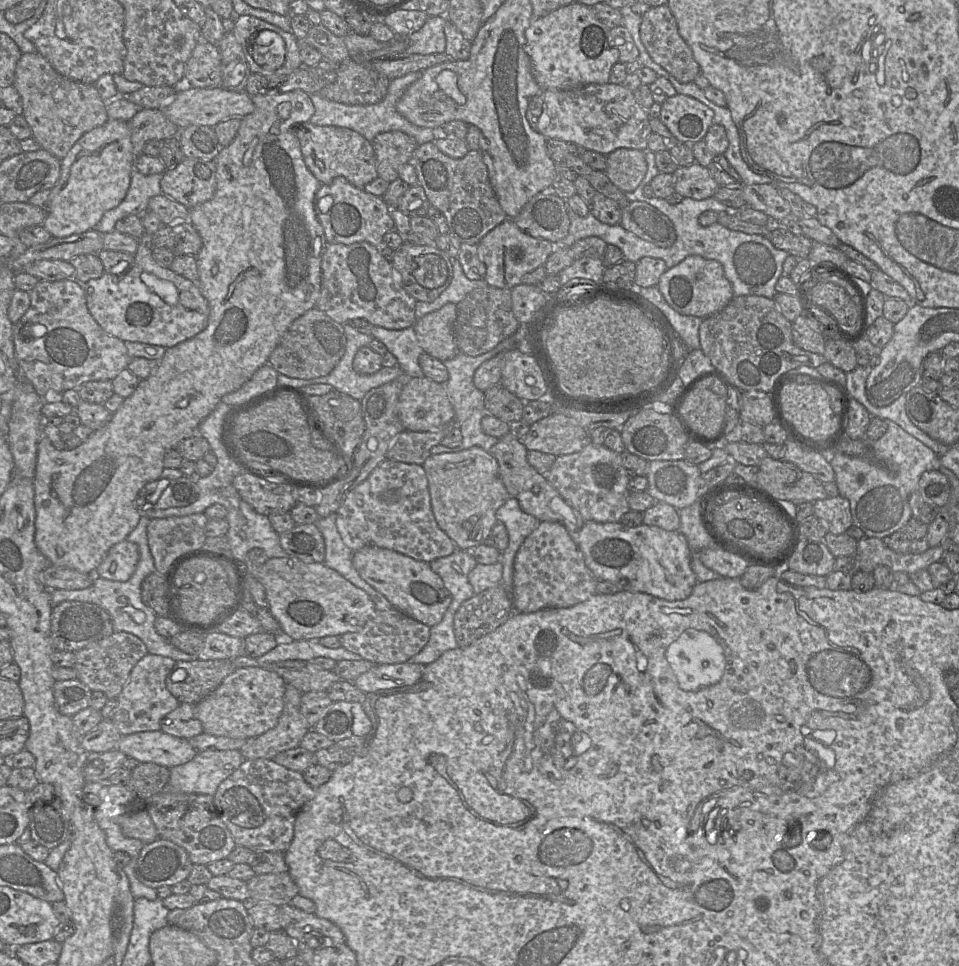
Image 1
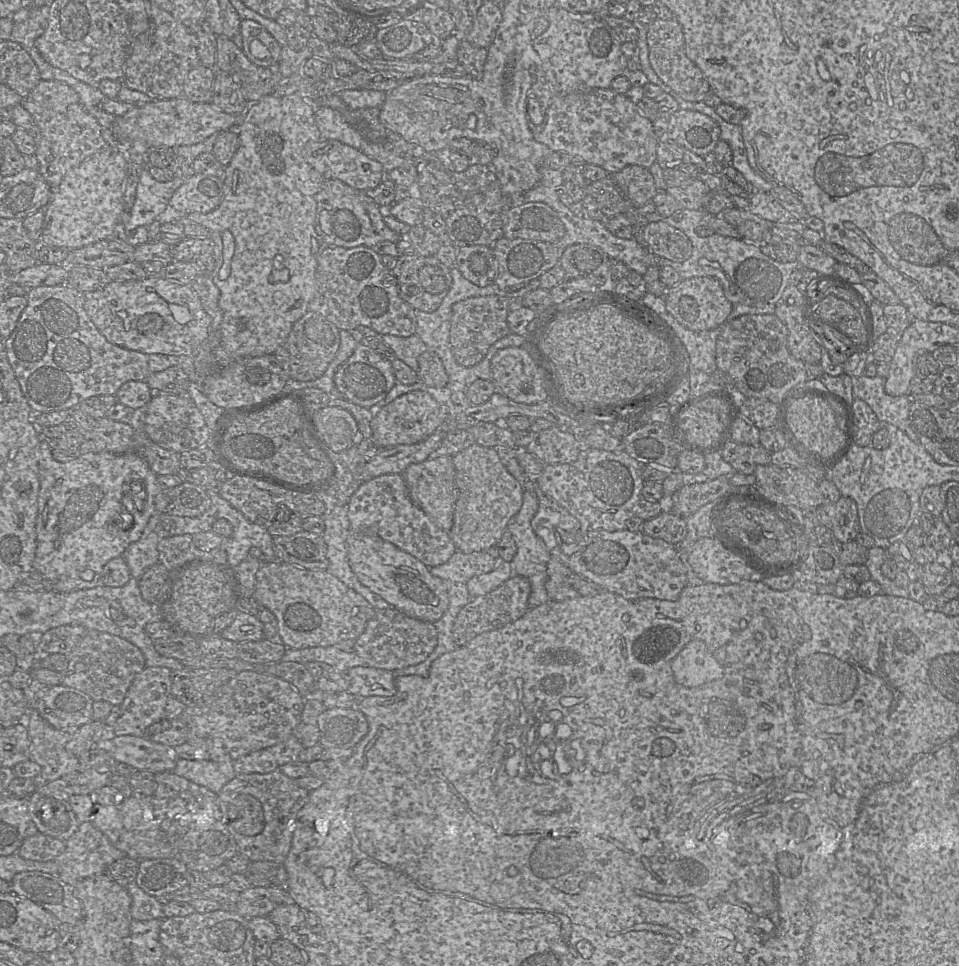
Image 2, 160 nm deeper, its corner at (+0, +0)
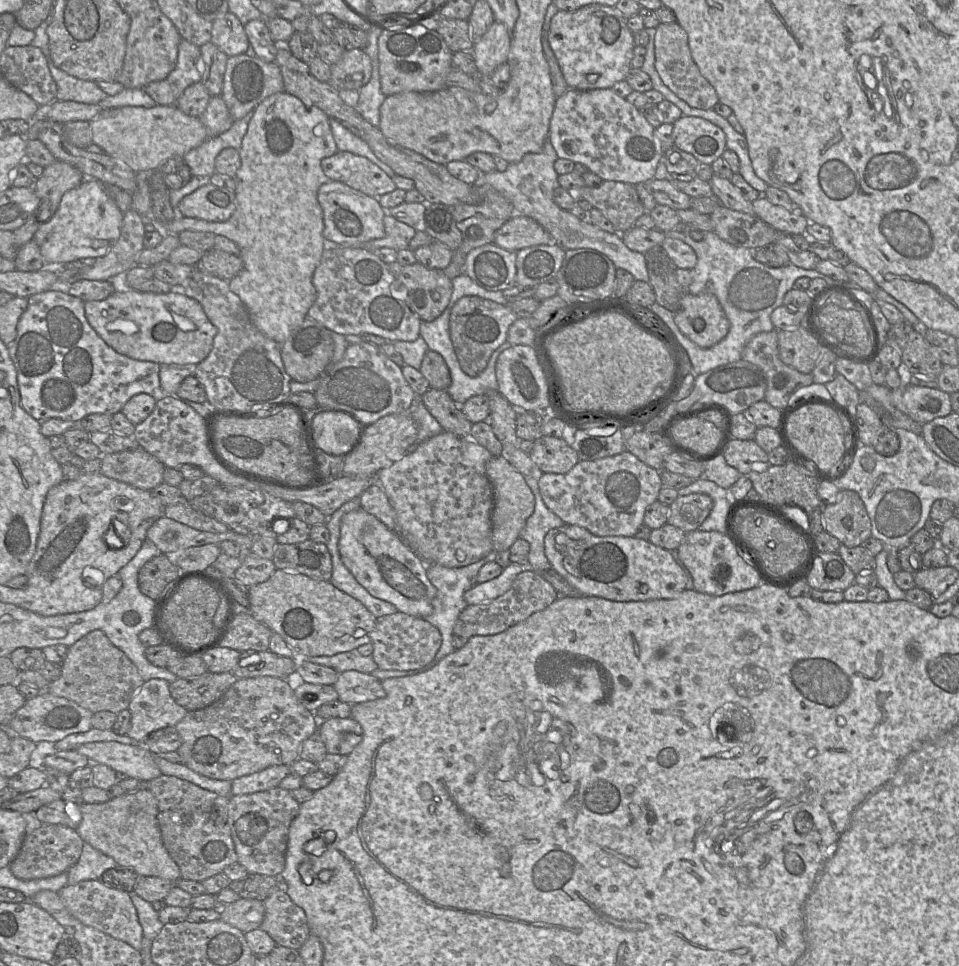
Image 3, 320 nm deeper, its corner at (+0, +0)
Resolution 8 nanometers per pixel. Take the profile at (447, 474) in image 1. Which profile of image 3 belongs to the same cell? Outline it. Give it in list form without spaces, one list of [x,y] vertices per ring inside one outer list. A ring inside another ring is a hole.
[[[493,456],[486,465],[486,475],[493,488],[492,550],[507,550],[519,538],[526,520],[535,508],[535,497],[525,476],[515,469],[503,456]]]

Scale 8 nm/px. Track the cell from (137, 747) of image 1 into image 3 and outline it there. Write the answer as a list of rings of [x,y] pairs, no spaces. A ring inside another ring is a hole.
[[[115,741],[91,742],[82,744],[75,750],[86,756],[90,760],[90,763],[107,765],[115,772],[121,772],[130,778],[150,782],[161,775],[161,771],[156,764],[156,755],[151,753],[151,751],[142,744],[130,745]]]

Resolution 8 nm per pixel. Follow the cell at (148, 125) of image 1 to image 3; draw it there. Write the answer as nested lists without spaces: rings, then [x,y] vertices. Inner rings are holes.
[[[133,209],[123,213],[121,233],[115,245],[93,265],[79,269],[61,269],[58,280],[73,284],[79,280],[109,280],[135,266],[136,257],[144,249],[145,226]]]

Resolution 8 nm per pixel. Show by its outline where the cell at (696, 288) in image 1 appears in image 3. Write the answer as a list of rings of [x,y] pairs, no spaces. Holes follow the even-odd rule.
[[[686,291],[679,310],[674,313],[674,321],[701,348],[714,346],[730,329],[730,322],[713,294],[692,295]]]

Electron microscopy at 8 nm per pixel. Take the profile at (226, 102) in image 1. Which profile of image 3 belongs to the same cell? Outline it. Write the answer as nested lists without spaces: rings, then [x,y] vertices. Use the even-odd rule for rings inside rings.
[[[156,104],[152,108],[126,106],[103,110],[90,121],[90,127],[92,143],[105,154],[124,162],[135,173],[156,171],[165,159],[183,156],[208,139],[200,118],[186,115],[176,105]]]

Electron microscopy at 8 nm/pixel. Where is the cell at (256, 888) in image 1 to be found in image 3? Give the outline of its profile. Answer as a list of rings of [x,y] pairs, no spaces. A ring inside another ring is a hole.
[[[239,898],[222,905],[221,918],[224,922],[238,928],[243,933],[260,928],[265,916],[264,901],[253,898]]]

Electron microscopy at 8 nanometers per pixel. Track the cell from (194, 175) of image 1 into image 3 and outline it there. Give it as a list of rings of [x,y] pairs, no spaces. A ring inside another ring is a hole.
[[[209,183],[186,195],[178,208],[187,218],[225,222],[235,211],[235,195],[225,187]]]

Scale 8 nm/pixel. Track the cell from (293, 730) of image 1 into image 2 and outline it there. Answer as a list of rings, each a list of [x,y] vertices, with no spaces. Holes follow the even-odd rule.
[[[293,734],[281,743],[241,756],[234,761],[234,769],[237,774],[269,773],[297,761],[303,748]]]

